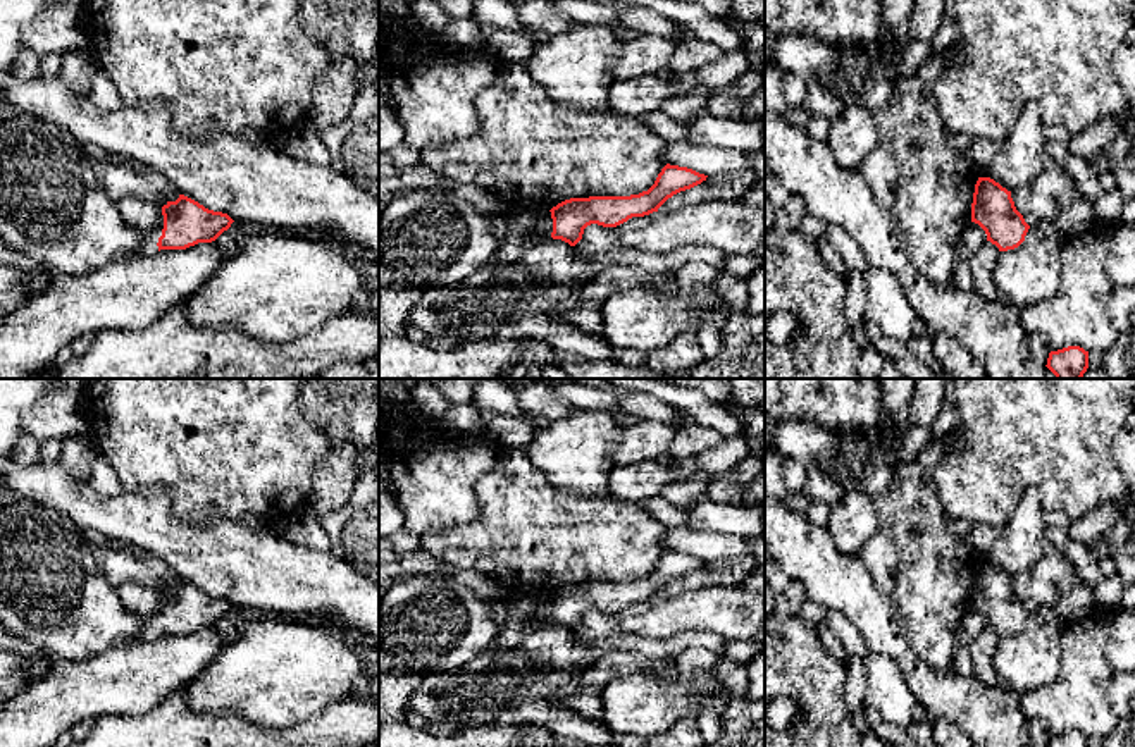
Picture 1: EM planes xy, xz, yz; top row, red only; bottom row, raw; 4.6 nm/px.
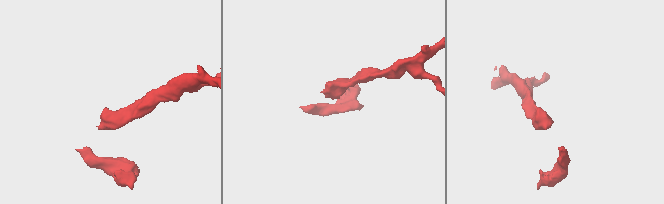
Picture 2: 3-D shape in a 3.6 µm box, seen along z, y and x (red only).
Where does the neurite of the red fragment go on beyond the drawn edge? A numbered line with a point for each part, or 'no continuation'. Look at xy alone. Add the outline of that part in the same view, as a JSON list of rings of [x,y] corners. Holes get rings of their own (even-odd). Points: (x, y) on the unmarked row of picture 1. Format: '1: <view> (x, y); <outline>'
1: xy (148, 630); [[[164,601],[150,618],[143,620],[141,632],[136,635],[134,642],[146,642],[157,639],[158,637],[157,628],[158,623],[162,621],[162,614],[164,614]]]

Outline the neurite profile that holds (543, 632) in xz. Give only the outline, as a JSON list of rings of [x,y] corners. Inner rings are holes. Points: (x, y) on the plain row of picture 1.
[[[539,621],[524,645],[498,652],[481,651],[463,670],[429,673],[410,697],[410,707],[427,721],[455,721],[462,726],[494,725],[512,707],[551,701],[556,690],[592,666],[605,652],[632,651],[653,659],[673,659],[691,647],[725,656],[727,639],[715,632],[682,632],[668,639],[648,639],[620,632],[601,645],[580,642],[574,632]]]

